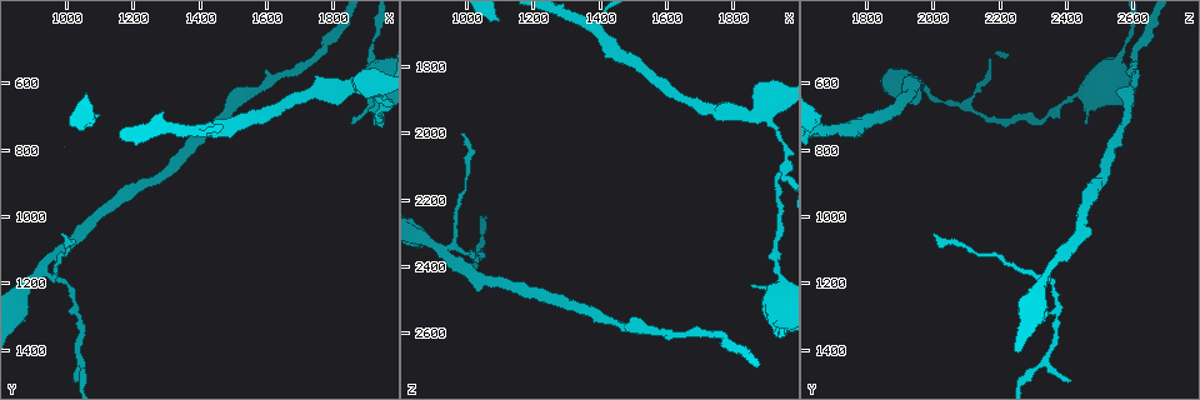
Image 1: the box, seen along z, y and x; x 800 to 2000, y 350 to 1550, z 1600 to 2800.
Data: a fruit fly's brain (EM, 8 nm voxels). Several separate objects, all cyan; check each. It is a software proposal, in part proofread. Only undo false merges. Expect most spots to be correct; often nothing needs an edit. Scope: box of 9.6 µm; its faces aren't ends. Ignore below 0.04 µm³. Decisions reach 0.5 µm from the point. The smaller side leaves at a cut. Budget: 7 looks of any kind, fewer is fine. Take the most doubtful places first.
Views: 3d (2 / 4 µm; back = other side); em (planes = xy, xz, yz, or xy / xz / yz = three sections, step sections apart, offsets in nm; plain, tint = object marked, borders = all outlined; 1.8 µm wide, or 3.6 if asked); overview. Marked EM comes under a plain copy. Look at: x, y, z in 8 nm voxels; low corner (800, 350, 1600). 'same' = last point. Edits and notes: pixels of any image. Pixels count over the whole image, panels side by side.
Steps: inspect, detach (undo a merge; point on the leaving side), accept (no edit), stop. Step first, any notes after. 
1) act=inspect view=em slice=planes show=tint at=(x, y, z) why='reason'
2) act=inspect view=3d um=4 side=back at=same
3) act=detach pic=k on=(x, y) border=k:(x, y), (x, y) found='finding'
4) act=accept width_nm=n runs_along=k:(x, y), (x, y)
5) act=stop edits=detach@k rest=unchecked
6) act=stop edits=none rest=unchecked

act=inspect view=em slice=planes show=borders at=(920, 1170, 2330) why='arms part here'

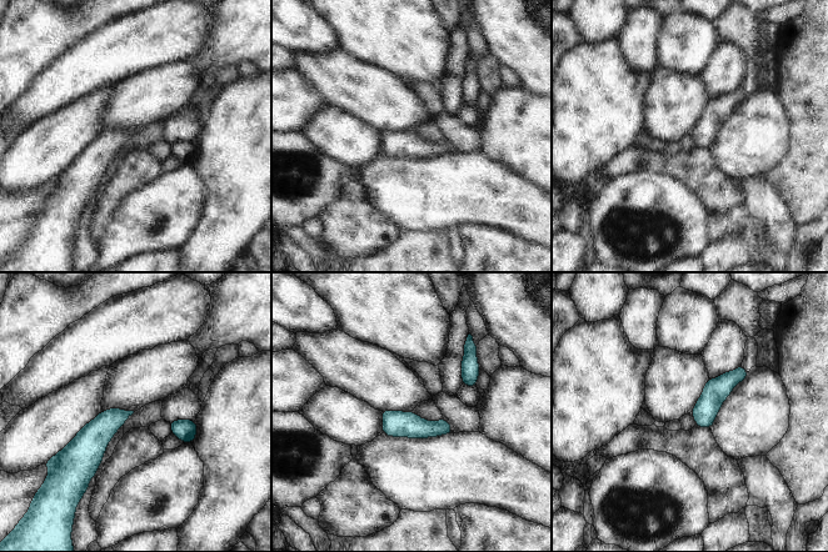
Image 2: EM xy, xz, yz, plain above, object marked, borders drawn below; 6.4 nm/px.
act=accept width_nm=150 found='all the same cell'

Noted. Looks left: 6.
act=inspect view=3d um=4 at=(1390, 750, 1690) why='abrupt turn'

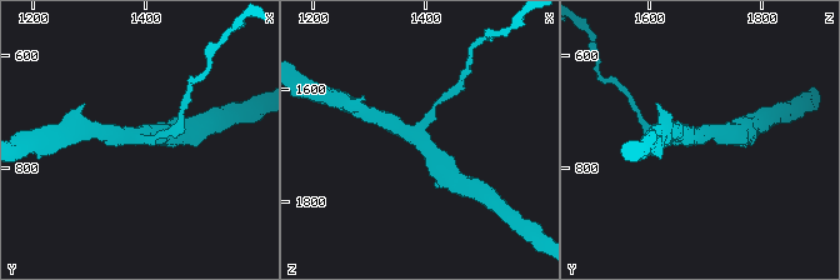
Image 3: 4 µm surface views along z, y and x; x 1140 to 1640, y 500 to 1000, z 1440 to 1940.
act=inspect view=em slice=planes show=tint at=(1385, 745, 1690) why='shape alone is not enough'

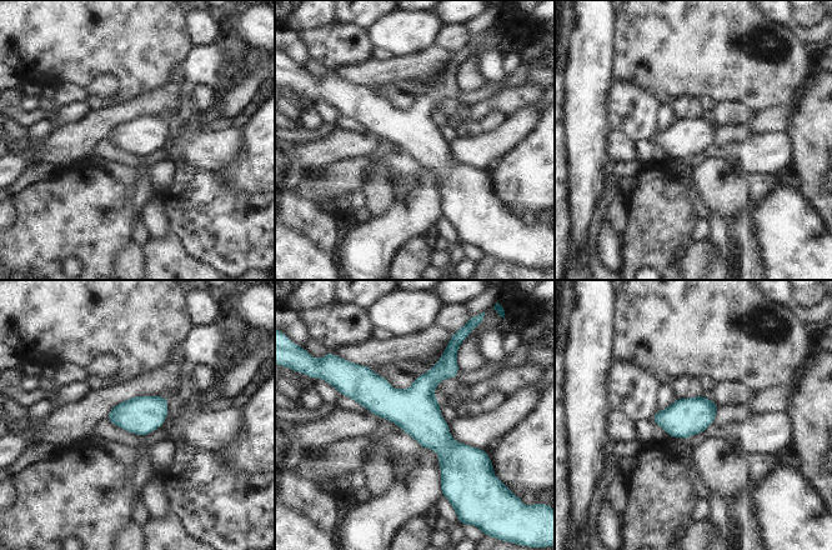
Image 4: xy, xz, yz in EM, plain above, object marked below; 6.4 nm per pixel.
act=accept runs_along=4:(351, 381), (479, 459) found='continuous, no second cell'

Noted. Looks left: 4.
act=inspect view=3d um=2 at=(1050, 1460, 2300) why='thin neck'

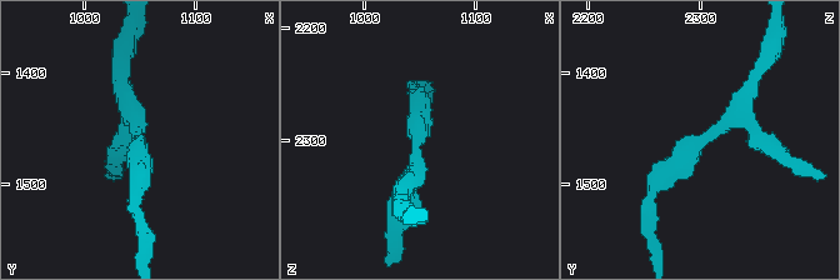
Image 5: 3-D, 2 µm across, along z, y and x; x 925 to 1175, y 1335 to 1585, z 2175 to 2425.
act=inspect view=em slice=planes show=tint at=(1050, 1464, 2300) why='now the EM'

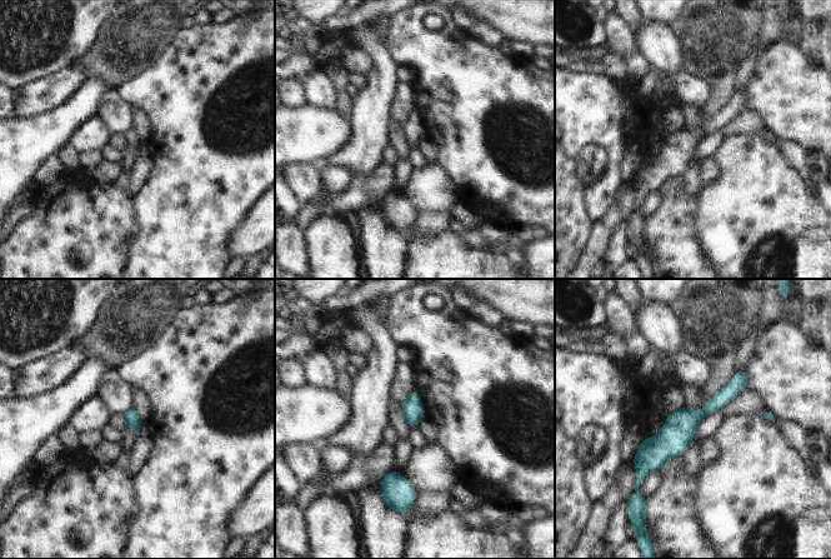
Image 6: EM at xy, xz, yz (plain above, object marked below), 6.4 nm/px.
act=accept width_nm=90 runs_along=6:(744, 375), (640, 469) found='all the same cell'

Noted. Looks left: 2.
act=stop edits=none rest=unchecked

